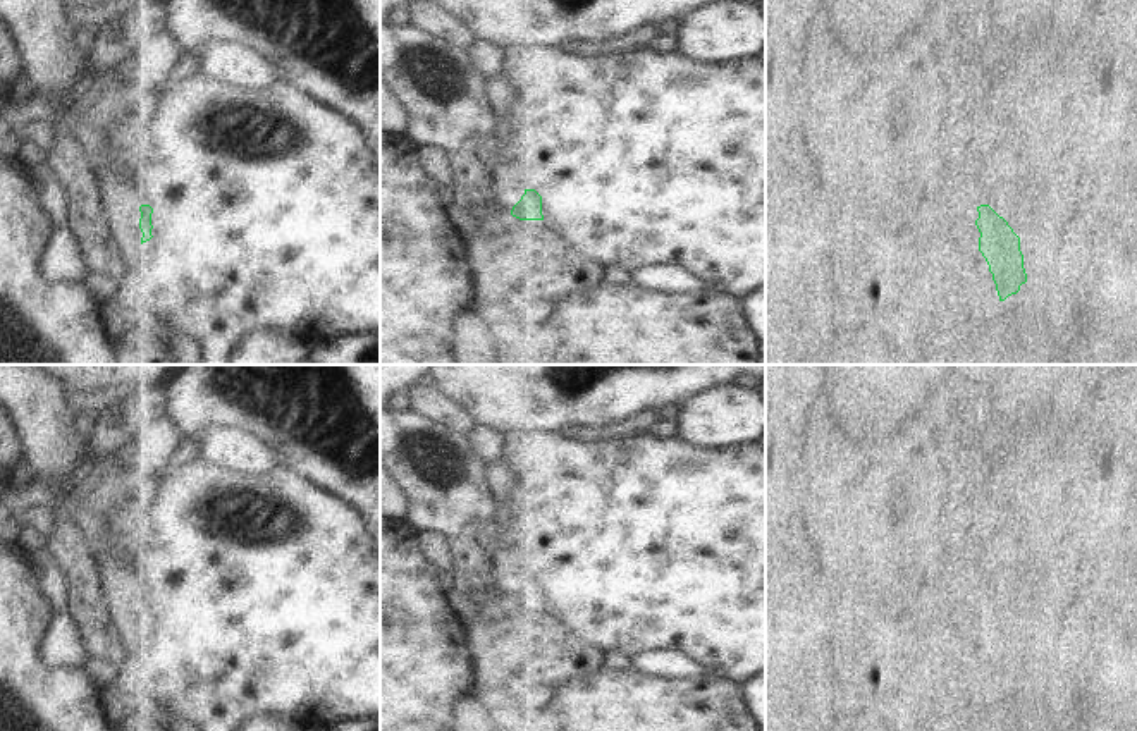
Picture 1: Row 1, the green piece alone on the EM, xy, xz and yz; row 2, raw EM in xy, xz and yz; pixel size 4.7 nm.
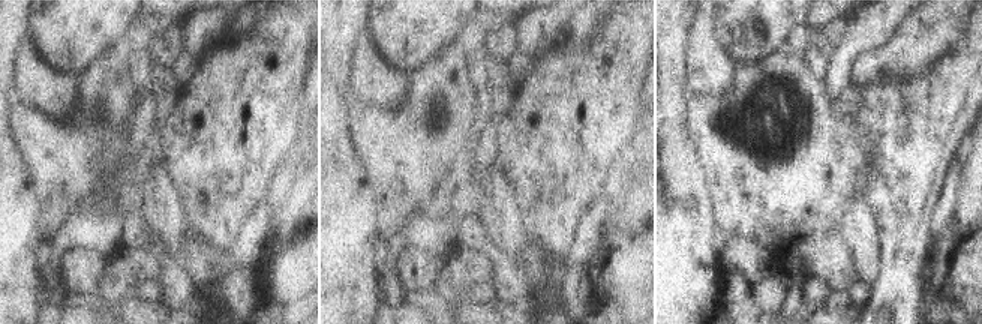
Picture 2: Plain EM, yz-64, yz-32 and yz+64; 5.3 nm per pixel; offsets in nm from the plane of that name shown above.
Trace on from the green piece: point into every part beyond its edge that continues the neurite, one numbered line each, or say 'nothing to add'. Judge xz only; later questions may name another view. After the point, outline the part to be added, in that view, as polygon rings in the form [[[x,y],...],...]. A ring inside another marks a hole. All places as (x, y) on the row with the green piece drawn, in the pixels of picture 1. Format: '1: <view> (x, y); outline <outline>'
1: xz (508, 191); outline [[[501,162],[492,172],[494,200],[501,210],[511,213],[513,206],[525,194],[525,187],[519,184],[519,174],[506,162]]]

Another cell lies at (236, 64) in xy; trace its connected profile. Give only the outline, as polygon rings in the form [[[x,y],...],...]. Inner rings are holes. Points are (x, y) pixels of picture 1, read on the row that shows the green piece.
[[[210,43],[189,55],[165,53],[148,72],[157,77],[182,65],[251,91],[265,91],[286,81],[284,69],[275,60],[241,43]]]

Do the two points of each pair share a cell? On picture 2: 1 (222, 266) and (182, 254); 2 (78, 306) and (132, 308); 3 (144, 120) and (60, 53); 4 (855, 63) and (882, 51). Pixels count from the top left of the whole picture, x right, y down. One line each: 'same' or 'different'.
1: same
2: different
3: different
4: same

